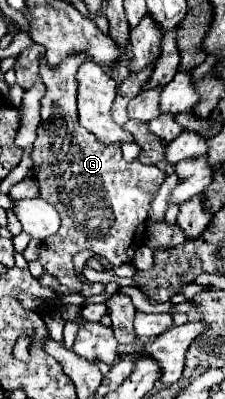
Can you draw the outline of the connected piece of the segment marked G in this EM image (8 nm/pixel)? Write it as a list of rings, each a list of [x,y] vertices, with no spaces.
[[[69,55],[57,67],[41,65],[39,75],[41,75],[43,83],[47,87],[47,93],[41,99],[41,123],[39,123],[39,129],[37,129],[37,141],[35,141],[33,151],[31,151],[33,175],[39,183],[39,195],[45,201],[53,203],[53,207],[57,207],[57,211],[61,215],[61,229],[55,235],[51,235],[49,239],[41,241],[39,263],[61,285],[69,287],[78,294],[81,293],[82,284],[78,280],[74,269],[73,257],[75,257],[75,253],[79,253],[83,249],[89,249],[95,255],[105,257],[113,267],[121,267],[123,263],[133,261],[135,251],[143,245],[143,239],[145,239],[151,195],[165,181],[165,173],[161,169],[157,169],[155,165],[143,165],[139,161],[127,163],[123,159],[119,143],[103,145],[95,139],[95,135],[91,135],[89,131],[85,131],[79,125],[77,103],[75,103],[75,95],[77,95],[75,73],[77,73],[77,69],[83,61],[85,61],[85,55]]]

